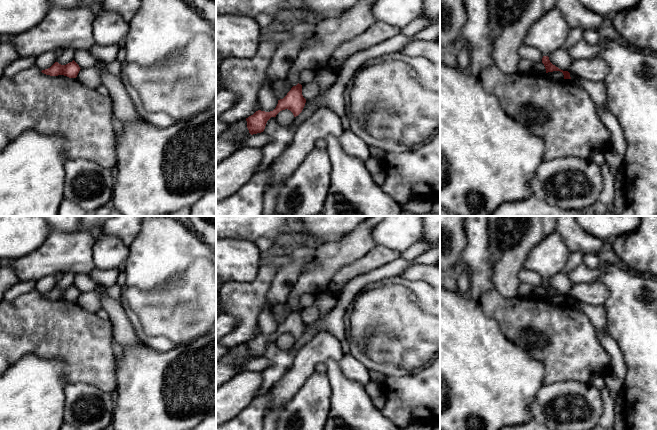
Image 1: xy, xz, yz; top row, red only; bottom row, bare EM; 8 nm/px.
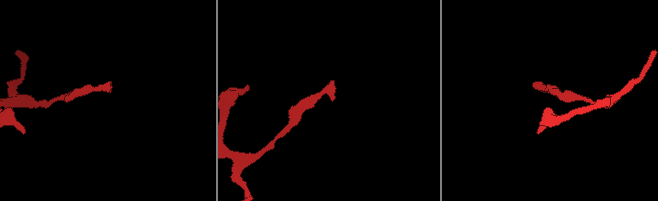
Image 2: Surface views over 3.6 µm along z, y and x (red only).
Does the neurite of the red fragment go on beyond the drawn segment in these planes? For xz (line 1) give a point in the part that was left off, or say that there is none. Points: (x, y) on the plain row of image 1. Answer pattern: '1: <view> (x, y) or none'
1: xz (306, 300)

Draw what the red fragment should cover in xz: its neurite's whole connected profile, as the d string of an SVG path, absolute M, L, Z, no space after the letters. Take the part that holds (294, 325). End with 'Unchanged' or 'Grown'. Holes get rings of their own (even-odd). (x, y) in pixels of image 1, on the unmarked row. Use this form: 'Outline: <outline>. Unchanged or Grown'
Outline: M304 294L300 297L298 308L293 310L287 319L278 324L278 328L273 335L265 336L258 334L253 339L246 342L247 352L251 359L264 355L267 345L285 333L290 334L294 341L298 340L306 327L306 323L302 319L302 309L311 306L316 301L315 294Z. Grown

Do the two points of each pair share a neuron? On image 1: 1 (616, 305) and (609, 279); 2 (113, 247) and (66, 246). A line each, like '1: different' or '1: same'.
1: same
2: different

